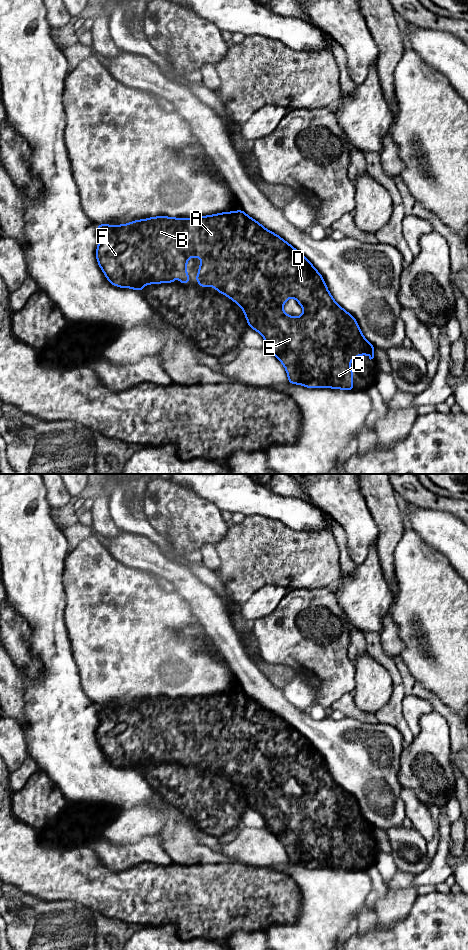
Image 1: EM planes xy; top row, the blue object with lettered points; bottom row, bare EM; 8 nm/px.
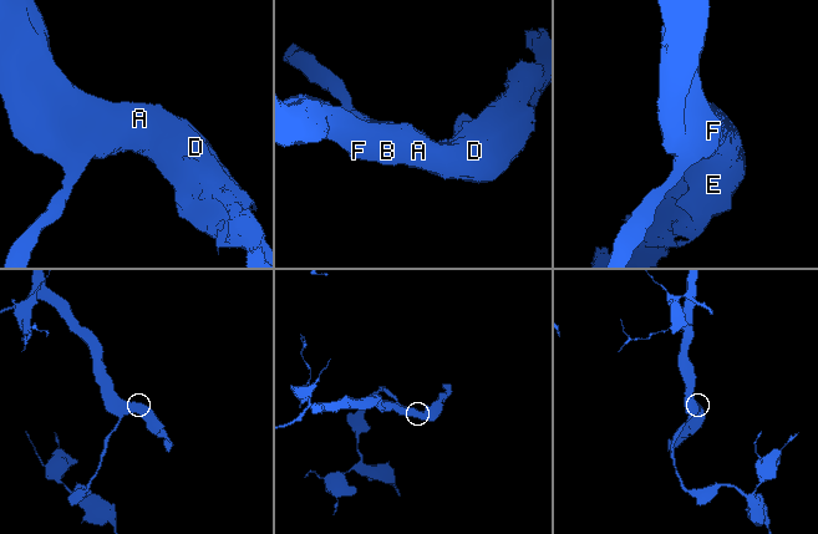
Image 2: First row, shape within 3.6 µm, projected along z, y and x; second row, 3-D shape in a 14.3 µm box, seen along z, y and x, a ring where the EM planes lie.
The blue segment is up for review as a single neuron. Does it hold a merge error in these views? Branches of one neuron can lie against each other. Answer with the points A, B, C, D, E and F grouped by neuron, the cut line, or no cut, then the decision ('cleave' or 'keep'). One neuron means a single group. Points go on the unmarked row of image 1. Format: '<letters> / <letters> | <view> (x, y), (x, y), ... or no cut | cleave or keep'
A B C D E F | no cut | keep

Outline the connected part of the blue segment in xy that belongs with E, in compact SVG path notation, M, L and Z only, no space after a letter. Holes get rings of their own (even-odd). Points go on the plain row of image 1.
M241 689L195 698L159 696L135 700L125 705L96 704L96 707L99 714L97 742L107 760L117 767L130 767L142 772L145 764L174 763L175 752L179 749L180 764L186 765L190 761L187 755L187 738L202 737L195 760L204 769L208 765L215 766L216 772L228 776L242 788L248 806L263 816L266 828L284 845L290 864L354 871L353 850L349 842L360 834L368 834L370 840L374 838L374 825L365 819L355 798L335 782L323 757L311 742ZM289 777L294 777L302 786L302 796L293 797L283 792L283 784Z

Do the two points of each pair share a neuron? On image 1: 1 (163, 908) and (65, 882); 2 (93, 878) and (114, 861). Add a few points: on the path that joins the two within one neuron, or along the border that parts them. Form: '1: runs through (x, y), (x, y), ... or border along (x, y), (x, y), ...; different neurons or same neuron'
1: runs through (139, 895), (112, 894), (89, 882); same neuron
2: border along (93, 848), (109, 868), (123, 871), (131, 867); different neurons

